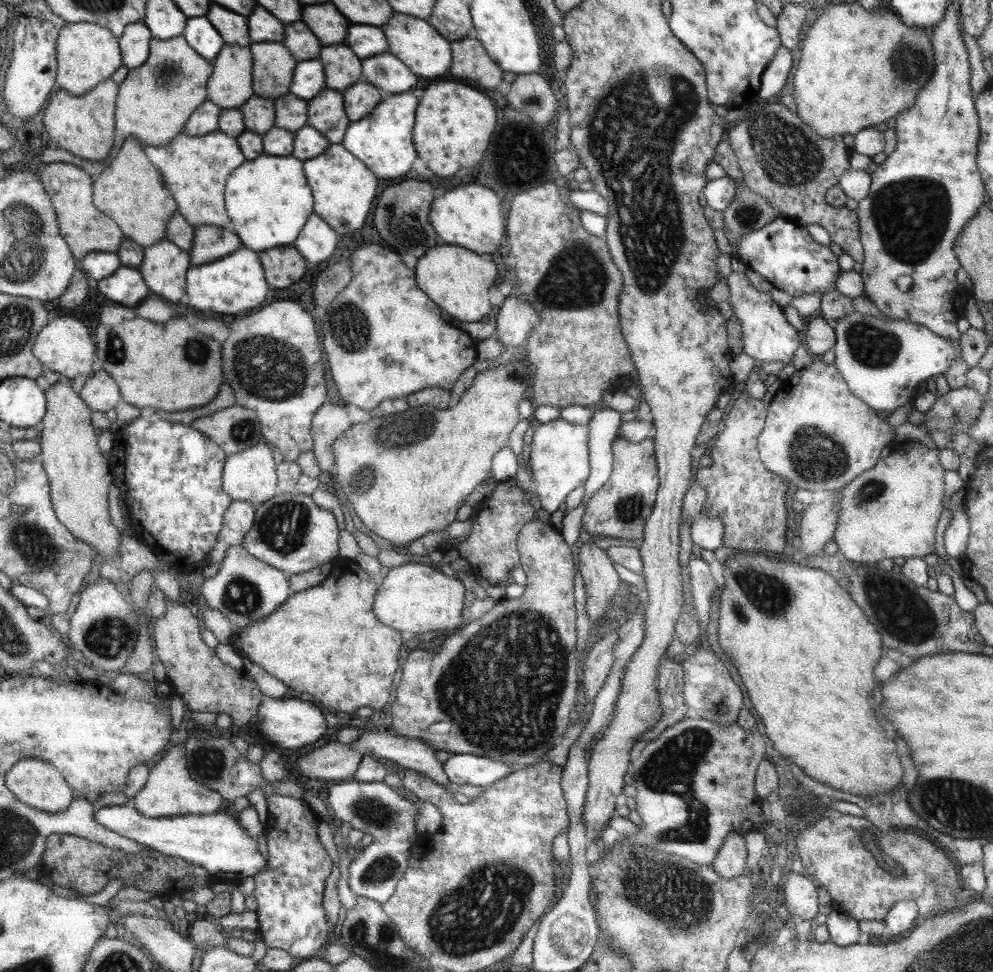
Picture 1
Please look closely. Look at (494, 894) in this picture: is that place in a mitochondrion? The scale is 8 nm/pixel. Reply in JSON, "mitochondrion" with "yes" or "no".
{"mitochondrion":"yes"}

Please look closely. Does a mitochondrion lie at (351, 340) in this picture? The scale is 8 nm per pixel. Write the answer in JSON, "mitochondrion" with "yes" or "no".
{"mitochondrion":"yes"}

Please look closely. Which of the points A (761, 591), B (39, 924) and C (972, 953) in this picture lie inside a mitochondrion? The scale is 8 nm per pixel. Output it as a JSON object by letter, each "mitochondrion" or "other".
{"A":"mitochondrion","B":"other","C":"mitochondrion"}

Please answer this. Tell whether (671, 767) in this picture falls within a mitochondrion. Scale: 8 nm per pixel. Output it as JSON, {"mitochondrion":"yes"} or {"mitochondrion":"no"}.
{"mitochondrion":"yes"}

